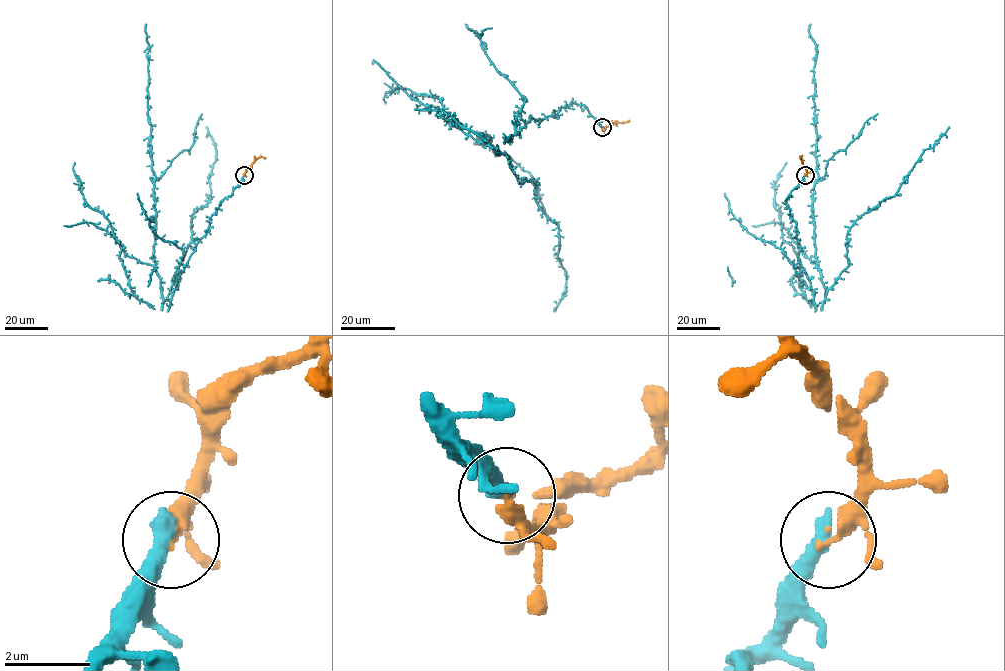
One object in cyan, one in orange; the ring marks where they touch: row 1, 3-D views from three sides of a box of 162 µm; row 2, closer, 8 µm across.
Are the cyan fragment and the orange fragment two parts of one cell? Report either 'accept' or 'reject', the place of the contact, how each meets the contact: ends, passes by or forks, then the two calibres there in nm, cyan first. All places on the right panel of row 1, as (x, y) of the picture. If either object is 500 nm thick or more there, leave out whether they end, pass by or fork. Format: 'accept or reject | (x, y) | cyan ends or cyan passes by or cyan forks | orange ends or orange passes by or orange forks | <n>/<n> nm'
accept | (805, 175) | cyan ends | orange passes by | 480/260 nm

